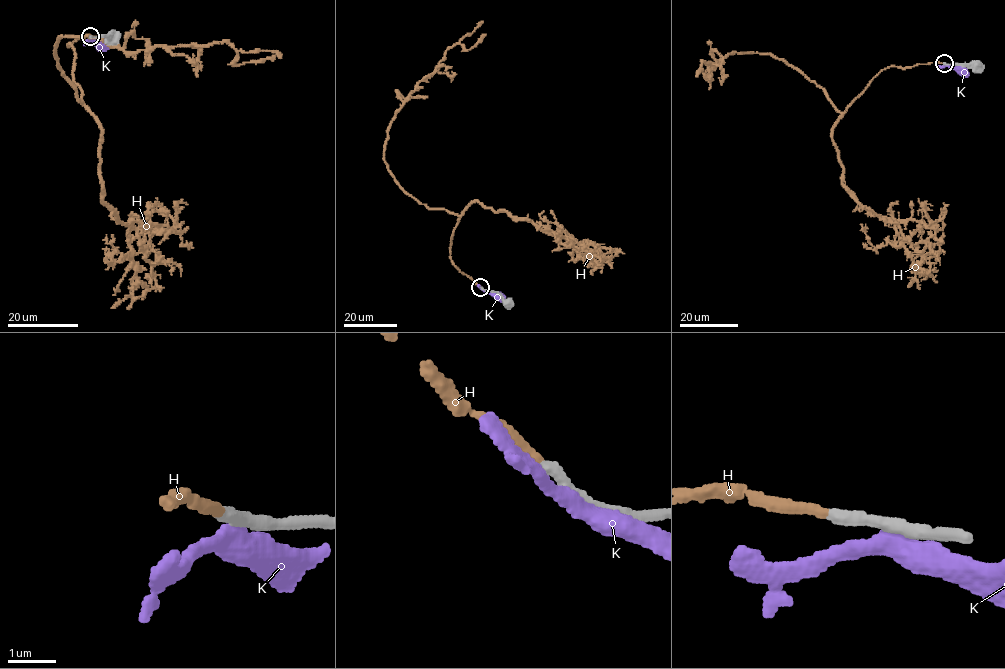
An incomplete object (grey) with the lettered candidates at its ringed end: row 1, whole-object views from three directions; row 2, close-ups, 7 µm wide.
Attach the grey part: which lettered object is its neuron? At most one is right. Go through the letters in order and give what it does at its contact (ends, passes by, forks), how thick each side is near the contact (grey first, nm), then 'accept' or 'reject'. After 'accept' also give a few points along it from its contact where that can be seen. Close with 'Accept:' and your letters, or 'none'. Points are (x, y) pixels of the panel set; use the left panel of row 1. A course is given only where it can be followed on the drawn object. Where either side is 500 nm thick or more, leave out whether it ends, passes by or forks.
H: it ends; calibres 260 and 220 nm; accept; course (90, 37), (68, 46), (81, 103), (59, 37), (125, 52), (227, 42), (237, 65), (275, 56)
K: it passes by; calibres 240 and 420 nm; reject
Accept: H

